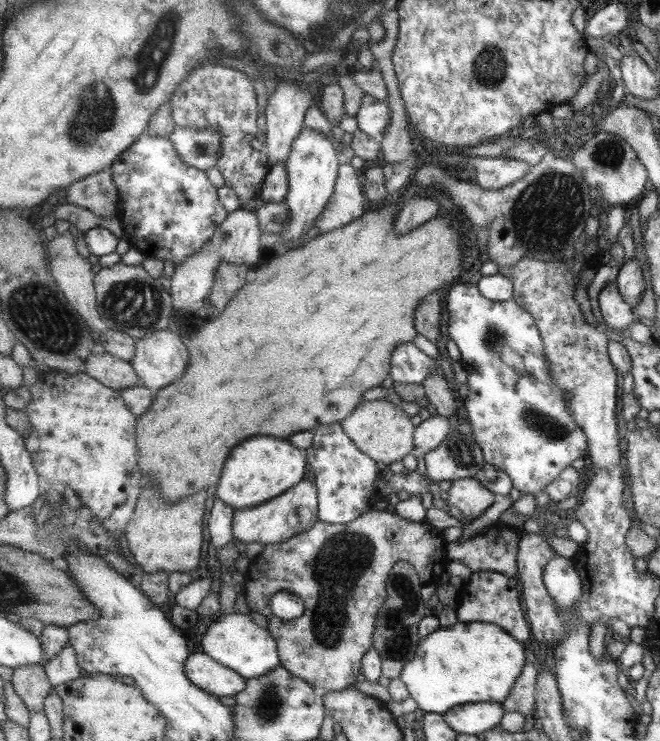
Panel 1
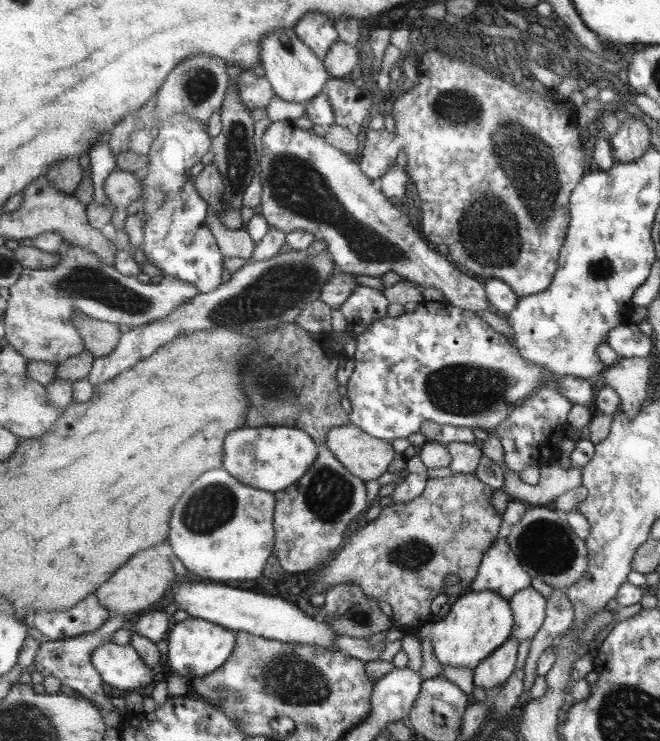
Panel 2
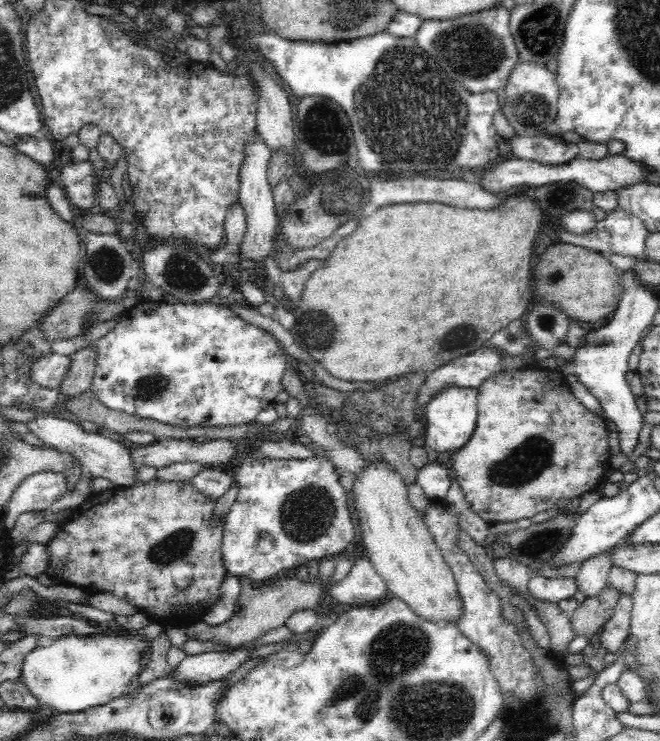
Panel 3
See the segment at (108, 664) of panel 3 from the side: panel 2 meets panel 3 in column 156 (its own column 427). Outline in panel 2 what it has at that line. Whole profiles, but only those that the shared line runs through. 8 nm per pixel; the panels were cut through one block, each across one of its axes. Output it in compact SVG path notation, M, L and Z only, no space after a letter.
M493 591L467 592L452 598L447 614L435 623L427 622L416 629L419 639L428 638L433 654L443 665L474 669L475 666L498 649L509 638L511 622L510 603Z

